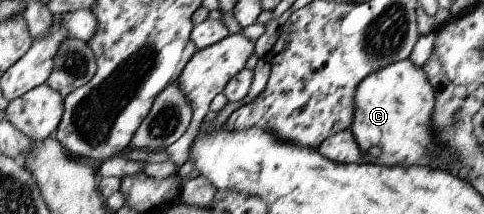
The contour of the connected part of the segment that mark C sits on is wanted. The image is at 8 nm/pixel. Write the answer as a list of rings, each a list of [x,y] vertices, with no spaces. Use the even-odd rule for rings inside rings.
[[[409,58],[403,61],[397,61],[397,63],[388,65],[386,68],[382,70],[376,71],[375,73],[370,73],[361,83],[358,85],[356,96],[354,99],[355,111],[354,111],[354,120],[352,126],[350,127],[353,135],[355,136],[358,148],[361,150],[361,153],[364,157],[365,164],[377,164],[377,165],[387,165],[389,167],[393,166],[425,166],[428,168],[432,168],[433,170],[442,169],[445,170],[447,167],[456,163],[456,155],[447,149],[447,145],[445,143],[445,148],[440,146],[436,142],[436,135],[432,126],[432,115],[434,114],[434,107],[436,104],[436,93],[433,91],[432,85],[429,83],[425,72],[421,66],[416,66],[409,60]],[[379,146],[382,149],[381,156],[379,158],[371,157],[367,151],[369,151],[370,147]]]

